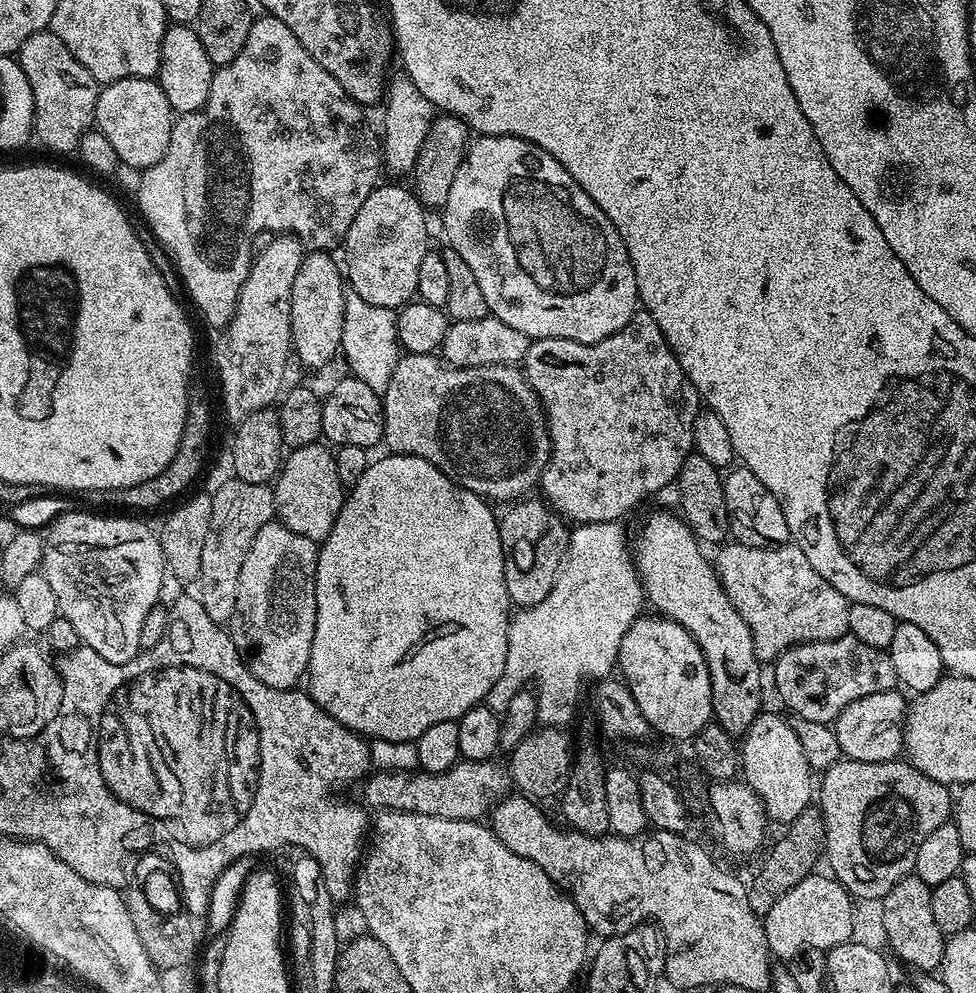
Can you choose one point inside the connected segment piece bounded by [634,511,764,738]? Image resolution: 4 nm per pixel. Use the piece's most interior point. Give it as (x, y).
(681, 583)

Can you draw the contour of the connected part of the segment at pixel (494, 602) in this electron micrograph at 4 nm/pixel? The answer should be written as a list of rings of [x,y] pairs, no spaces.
[[[384,454],[381,460],[373,459],[369,463],[366,474],[362,474],[362,478],[358,478],[358,482],[351,485],[350,491],[345,495],[342,510],[334,522],[334,530],[330,530],[330,534],[319,545],[316,554],[316,625],[314,626],[314,642],[310,646],[310,662],[306,673],[306,691],[322,711],[330,714],[339,724],[346,726],[351,732],[357,732],[359,736],[371,738],[372,740],[389,740],[390,742],[406,742],[407,740],[415,742],[419,736],[426,734],[426,730],[430,730],[430,726],[435,726],[438,722],[457,721],[462,714],[466,714],[466,710],[475,708],[477,704],[487,701],[490,686],[494,686],[494,682],[498,682],[498,678],[502,678],[502,670],[506,666],[508,622],[510,619],[510,611],[508,612],[510,601],[506,590],[506,578],[504,577],[504,551],[502,550],[502,540],[500,538],[500,525],[498,516],[492,513],[492,508],[493,505],[485,500],[483,496],[466,490],[461,484],[455,484],[446,473],[420,457]]]

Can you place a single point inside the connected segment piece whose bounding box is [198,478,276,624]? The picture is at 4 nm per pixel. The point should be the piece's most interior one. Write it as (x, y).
(239, 509)

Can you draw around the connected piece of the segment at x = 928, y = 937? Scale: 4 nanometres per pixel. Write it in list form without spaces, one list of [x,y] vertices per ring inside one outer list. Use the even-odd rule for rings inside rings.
[[[915,874],[902,878],[879,901],[880,920],[884,923],[884,936],[892,947],[892,952],[900,960],[905,960],[920,974],[932,974],[942,962],[946,937],[938,930],[938,922],[934,922],[934,914],[930,907],[933,885],[922,882]]]

